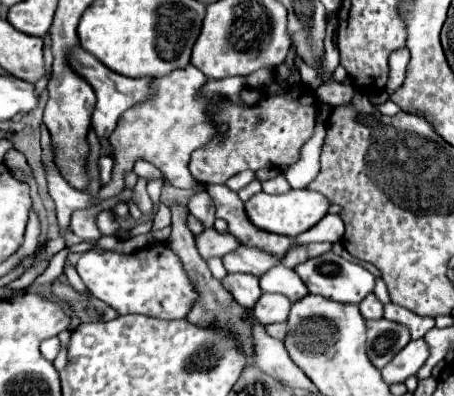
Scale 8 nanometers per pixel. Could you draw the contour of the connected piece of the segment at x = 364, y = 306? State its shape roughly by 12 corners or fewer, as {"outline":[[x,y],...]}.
{"outline":[[375,295],[365,297],[359,309],[365,319],[383,317],[383,305]]}

